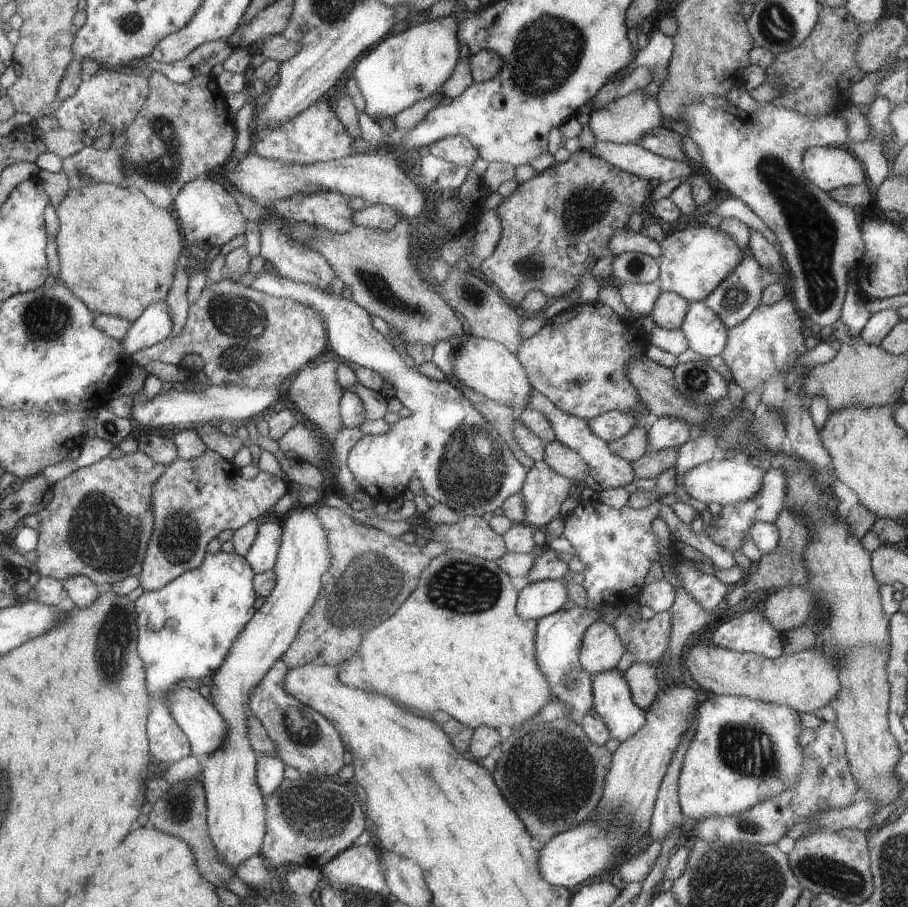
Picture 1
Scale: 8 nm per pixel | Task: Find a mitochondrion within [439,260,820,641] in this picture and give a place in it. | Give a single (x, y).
(736, 296)

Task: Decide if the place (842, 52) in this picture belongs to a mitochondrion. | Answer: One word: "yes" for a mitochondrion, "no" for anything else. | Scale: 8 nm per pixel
no

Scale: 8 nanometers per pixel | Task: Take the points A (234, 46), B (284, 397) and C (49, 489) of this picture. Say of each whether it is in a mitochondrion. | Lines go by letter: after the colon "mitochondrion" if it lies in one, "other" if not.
A: other
B: other
C: other

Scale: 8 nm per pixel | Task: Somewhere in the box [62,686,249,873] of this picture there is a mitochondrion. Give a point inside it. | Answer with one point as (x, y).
(179, 805)

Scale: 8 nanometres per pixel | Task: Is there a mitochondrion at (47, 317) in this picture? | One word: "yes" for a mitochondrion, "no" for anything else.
yes

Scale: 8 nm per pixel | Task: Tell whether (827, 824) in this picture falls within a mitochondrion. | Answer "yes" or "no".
no

